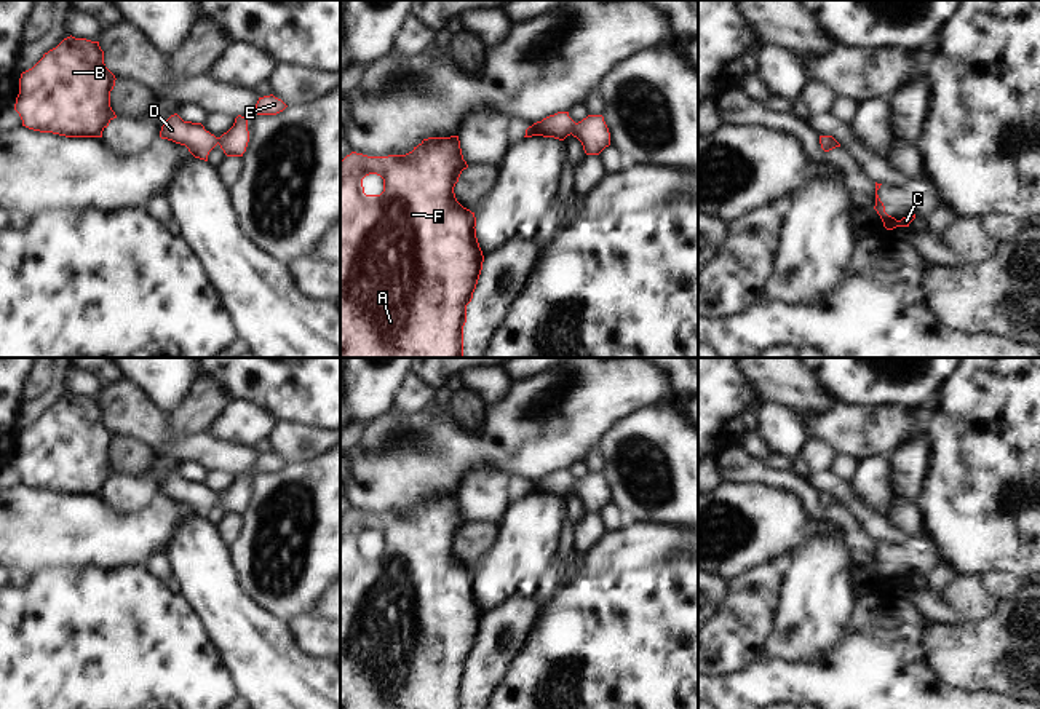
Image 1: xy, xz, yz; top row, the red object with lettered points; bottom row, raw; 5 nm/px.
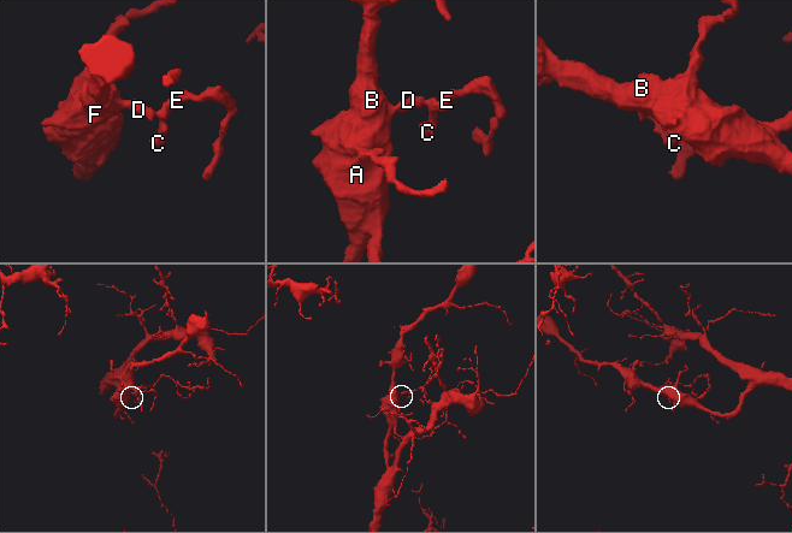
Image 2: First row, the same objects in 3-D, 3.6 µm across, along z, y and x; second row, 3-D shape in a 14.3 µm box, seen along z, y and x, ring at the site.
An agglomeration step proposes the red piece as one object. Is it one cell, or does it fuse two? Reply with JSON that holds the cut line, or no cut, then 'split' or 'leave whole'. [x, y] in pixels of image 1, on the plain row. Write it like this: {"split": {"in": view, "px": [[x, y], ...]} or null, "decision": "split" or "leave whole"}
{"split": null, "decision": "leave whole"}

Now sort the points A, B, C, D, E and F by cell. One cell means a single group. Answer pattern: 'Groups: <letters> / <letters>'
Groups: A B C D E F.

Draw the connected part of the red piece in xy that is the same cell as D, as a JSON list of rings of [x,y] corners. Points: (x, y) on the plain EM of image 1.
[[[174,471],[163,481],[160,495],[185,503],[195,516],[208,519],[209,509],[217,501],[227,514],[243,514],[249,500],[249,489],[248,477],[238,473],[233,484],[216,495],[201,481],[184,479]]]

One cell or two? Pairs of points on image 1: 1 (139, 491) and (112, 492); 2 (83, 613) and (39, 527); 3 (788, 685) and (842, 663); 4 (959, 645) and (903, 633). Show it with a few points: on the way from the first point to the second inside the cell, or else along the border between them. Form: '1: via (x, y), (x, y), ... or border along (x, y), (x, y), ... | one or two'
1: via (133, 492), (119, 492) | one
2: border along (98, 567), (47, 567), (31, 578) | two
3: via (801, 682), (823, 682), (829, 676) | one
4: border along (928, 623), (927, 657), (936, 673) | two

